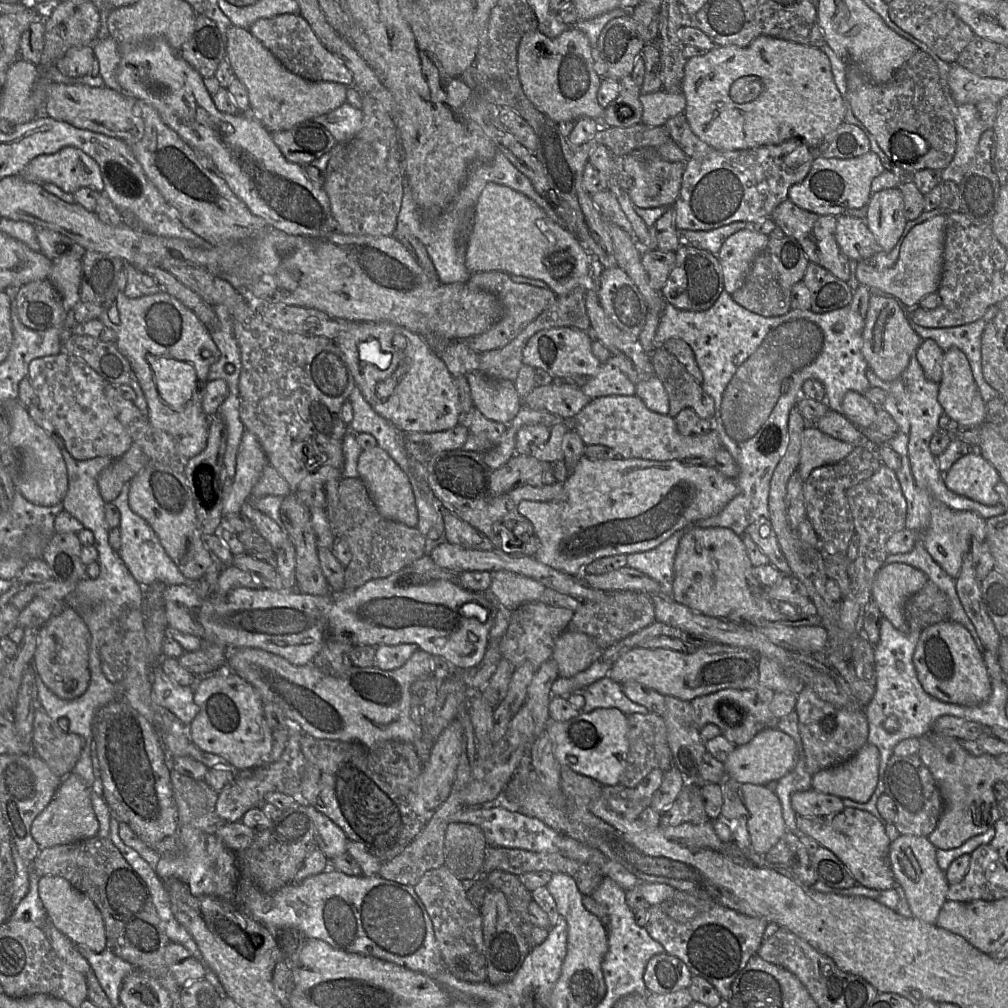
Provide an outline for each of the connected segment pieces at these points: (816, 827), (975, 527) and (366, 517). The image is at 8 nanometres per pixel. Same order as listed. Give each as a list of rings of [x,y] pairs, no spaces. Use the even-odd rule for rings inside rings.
[[[844,807],[840,812],[818,817],[797,815],[797,833],[803,833],[823,847],[832,851],[845,865],[850,874],[860,884],[878,891],[893,889],[896,885],[890,861],[888,838],[885,827],[867,811]]]
[[[932,500],[930,506],[930,523],[922,533],[903,529],[894,533],[886,542],[888,554],[903,554],[910,552],[916,543],[921,542],[931,557],[952,578],[957,578],[962,565],[963,554],[970,551],[973,541],[986,541],[986,520],[970,511],[957,511],[949,508],[943,502]]]
[[[342,477],[338,487],[338,504],[331,525],[335,538],[343,538],[349,545],[351,561],[345,568],[343,592],[352,592],[369,580],[385,578],[423,557],[425,538],[416,527],[408,527],[403,523],[384,518],[372,502],[364,483],[359,477]]]

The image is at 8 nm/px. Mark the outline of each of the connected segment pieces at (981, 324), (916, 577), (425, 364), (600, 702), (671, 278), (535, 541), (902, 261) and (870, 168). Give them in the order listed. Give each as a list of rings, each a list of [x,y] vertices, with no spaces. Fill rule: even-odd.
[[[998,306],[990,307],[984,316],[972,323],[946,328],[926,328],[912,324],[914,331],[923,339],[934,340],[944,351],[951,347],[960,349],[967,357],[973,378],[979,388],[983,400],[1001,398],[984,378],[982,371],[982,336],[989,322],[997,315]]]
[[[884,564],[874,578],[872,599],[884,618],[900,632],[908,633],[910,629],[904,615],[904,606],[928,580],[924,572],[908,564]]]
[[[363,321],[358,322],[349,330],[338,333],[333,339],[333,342],[342,352],[353,375],[355,386],[360,390],[365,400],[371,405],[377,414],[389,421],[399,432],[403,434],[409,432],[440,432],[449,430],[460,423],[460,399],[454,383],[454,377],[450,374],[439,355],[427,346],[420,335],[394,323]],[[396,335],[401,335],[405,338],[405,347],[402,350],[399,349],[398,343],[395,342]]]
[[[602,660],[594,662],[586,670],[572,678],[558,677],[552,685],[552,697],[567,697],[582,693],[585,705],[581,713],[598,708],[617,708],[626,716],[633,713],[648,714],[650,711],[633,701],[623,692],[621,684],[607,677],[611,665]]]
[[[681,243],[675,254],[675,264],[660,291],[662,296],[668,303],[681,310],[708,310],[724,290],[723,273],[717,255],[687,243]]]
[[[463,449],[442,451],[435,454],[426,464],[427,483],[434,496],[440,501],[443,509],[450,511],[460,519],[466,521],[493,545],[504,553],[511,555],[524,555],[534,557],[539,549],[540,541],[534,533],[531,522],[518,512],[518,505],[523,500],[550,502],[553,500],[565,500],[565,491],[562,482],[551,485],[534,487],[524,484],[501,494],[493,494],[490,489],[491,468],[485,463],[481,452],[466,451]]]
[[[937,215],[916,225],[905,236],[896,263],[885,269],[878,269],[867,262],[859,262],[856,277],[860,284],[872,291],[888,295],[899,302],[905,309],[917,307],[925,296],[938,291],[944,260],[945,215]]]
[[[871,151],[849,159],[816,157],[805,179],[789,188],[788,198],[809,212],[838,217],[849,209],[860,209],[867,205],[871,183],[883,171],[879,157]]]

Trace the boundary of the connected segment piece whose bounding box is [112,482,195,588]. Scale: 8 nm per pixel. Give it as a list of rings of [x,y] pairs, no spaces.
[[[130,482],[123,486],[119,496],[112,502],[120,512],[119,531],[121,546],[118,552],[116,552],[118,556],[122,559],[134,579],[144,588],[156,583],[164,583],[166,585],[192,585],[195,581],[189,580],[180,572],[161,545],[153,528],[131,510],[128,501],[129,491]]]

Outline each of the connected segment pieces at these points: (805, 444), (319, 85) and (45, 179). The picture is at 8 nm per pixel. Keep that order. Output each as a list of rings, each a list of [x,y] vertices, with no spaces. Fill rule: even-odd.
[[[807,427],[802,434],[797,472],[805,482],[814,469],[837,463],[854,449],[848,442],[832,438],[815,427]]]
[[[235,25],[229,28],[225,58],[247,89],[251,113],[270,133],[288,130],[300,122],[329,113],[346,102],[347,86],[337,82],[308,81],[291,73],[247,29]]]
[[[64,147],[54,154],[35,157],[23,170],[25,180],[40,185],[51,183],[66,193],[90,187],[103,192],[104,183],[97,162],[75,147]]]

